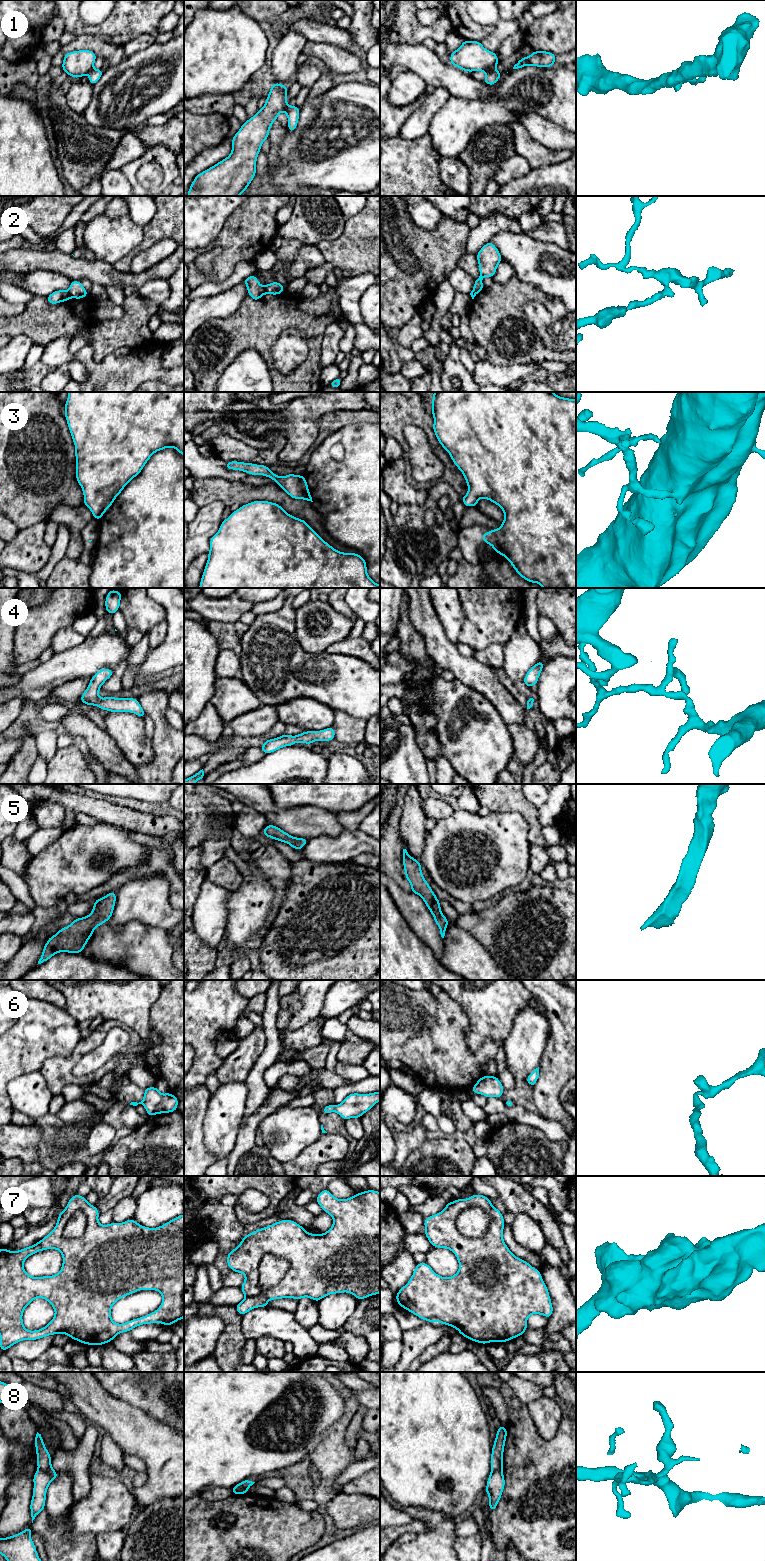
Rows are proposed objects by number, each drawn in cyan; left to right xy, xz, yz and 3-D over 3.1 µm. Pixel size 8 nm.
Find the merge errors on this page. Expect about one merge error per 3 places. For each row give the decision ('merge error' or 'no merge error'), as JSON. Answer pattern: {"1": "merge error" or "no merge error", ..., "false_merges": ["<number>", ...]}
{"1": "merge error", "2": "merge error", "3": "no merge error", "4": "no merge error", "5": "no merge error", "6": "no merge error", "7": "merge error", "8": "merge error", "false_merges": ["1", "2", "7", "8"]}

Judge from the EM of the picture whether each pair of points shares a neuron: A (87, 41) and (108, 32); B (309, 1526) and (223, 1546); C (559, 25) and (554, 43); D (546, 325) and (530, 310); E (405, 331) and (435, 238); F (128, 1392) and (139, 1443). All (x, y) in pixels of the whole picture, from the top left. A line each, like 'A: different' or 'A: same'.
A: different
B: same
C: same
D: same
E: different
F: different

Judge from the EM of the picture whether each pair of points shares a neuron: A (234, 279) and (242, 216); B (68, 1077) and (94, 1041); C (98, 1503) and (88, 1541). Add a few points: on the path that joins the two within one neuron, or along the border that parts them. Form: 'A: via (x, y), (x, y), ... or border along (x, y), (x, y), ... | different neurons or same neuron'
A: border along (252, 261), (239, 261), (235, 270), (221, 282) | different neurons
B: via (68, 1067), (68, 1064), (84, 1048) | same neuron
C: border along (95, 1534), (80, 1534), (68, 1540) | different neurons

